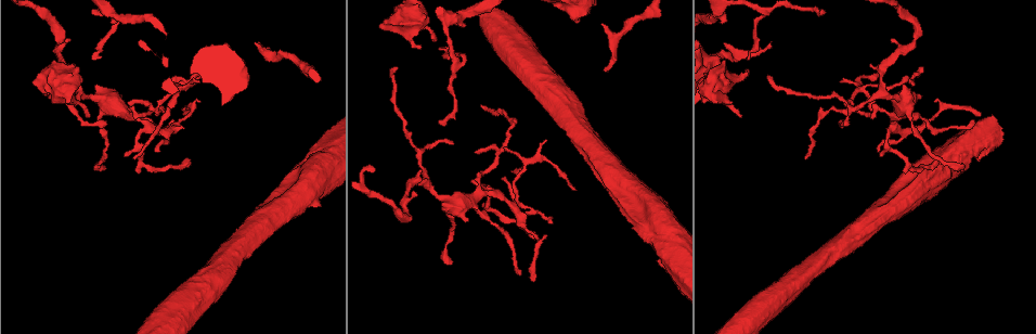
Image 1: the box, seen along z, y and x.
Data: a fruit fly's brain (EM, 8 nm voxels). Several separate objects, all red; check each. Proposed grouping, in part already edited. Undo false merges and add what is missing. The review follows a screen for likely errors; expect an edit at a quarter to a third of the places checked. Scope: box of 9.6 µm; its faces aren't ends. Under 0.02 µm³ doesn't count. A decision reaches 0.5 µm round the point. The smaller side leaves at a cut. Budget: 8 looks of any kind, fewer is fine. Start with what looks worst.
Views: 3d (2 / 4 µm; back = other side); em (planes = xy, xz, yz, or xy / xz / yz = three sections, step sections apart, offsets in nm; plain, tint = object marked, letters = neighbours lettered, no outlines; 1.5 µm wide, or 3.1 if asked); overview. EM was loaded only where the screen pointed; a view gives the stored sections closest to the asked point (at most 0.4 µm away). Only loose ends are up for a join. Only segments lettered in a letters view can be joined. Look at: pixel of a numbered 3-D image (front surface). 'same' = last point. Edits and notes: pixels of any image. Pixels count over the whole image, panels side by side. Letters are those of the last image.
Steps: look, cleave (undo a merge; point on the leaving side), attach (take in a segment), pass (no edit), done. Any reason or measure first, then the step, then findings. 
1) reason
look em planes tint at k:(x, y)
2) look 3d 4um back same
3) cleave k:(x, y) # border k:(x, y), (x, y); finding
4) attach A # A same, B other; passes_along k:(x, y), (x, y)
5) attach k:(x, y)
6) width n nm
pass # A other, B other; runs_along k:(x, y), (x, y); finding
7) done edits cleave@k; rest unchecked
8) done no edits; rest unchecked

thin end
look 3d 2um at 1:(64, 41)

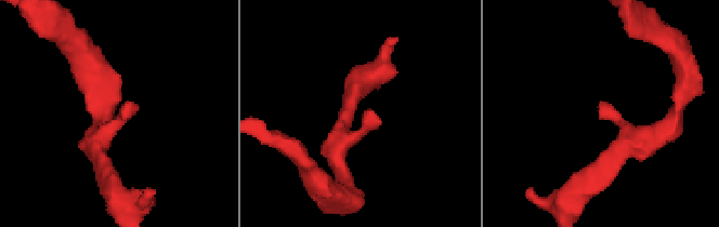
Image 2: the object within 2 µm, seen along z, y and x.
arm_widths 160, 170 nm; now the EM
look em yz step 8 plain at 2:(127, 103)

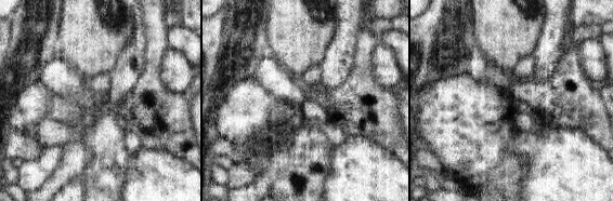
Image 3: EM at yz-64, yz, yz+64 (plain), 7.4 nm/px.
look em yz step 8 letters same

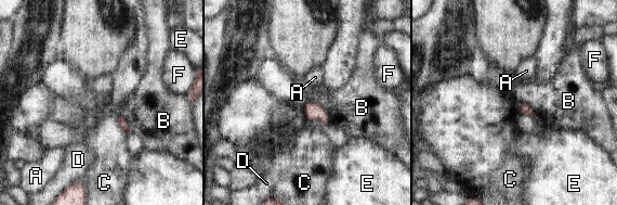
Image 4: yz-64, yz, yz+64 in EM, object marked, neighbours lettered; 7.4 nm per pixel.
longest_contact B 220 nm
pass # A other, B other, C other, D other, E other, F other; border 4:(313, 100), (326, 111), (331, 122); none of them fits

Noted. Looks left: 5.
abrupt turn
look 3d 2um at 1:(153, 108)

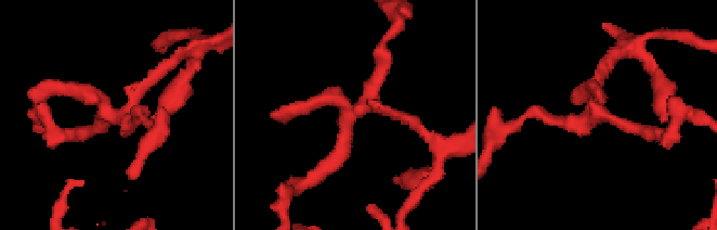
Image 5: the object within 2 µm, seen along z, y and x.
look em planes letters at 5:(594, 112)

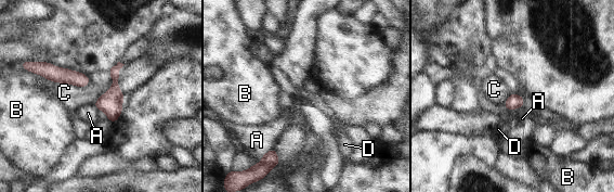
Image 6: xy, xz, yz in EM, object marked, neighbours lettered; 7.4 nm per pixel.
pass # A other, B other, C other, D other; border 6:(52, 80), (81, 87), (90, 82); all the same neuron

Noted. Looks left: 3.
tapers out
look em yz step 4 tint at 1:(822, 10)

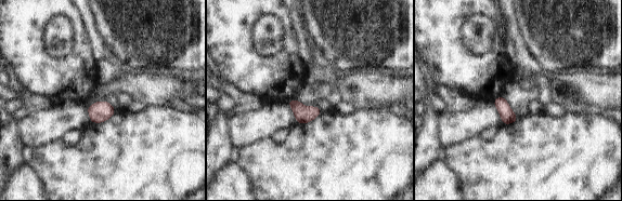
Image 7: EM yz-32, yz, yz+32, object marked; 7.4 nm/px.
what lies round it
look em yz step 4 letters same

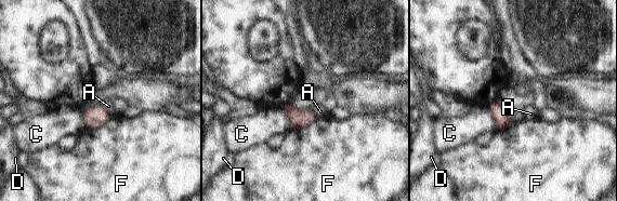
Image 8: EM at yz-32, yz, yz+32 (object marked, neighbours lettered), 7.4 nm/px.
pass # A other, C other, D other, F other; border 8:(102, 105), (112, 116); no lettered segment goes on from it

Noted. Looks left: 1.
done no edits; rest unchecked

